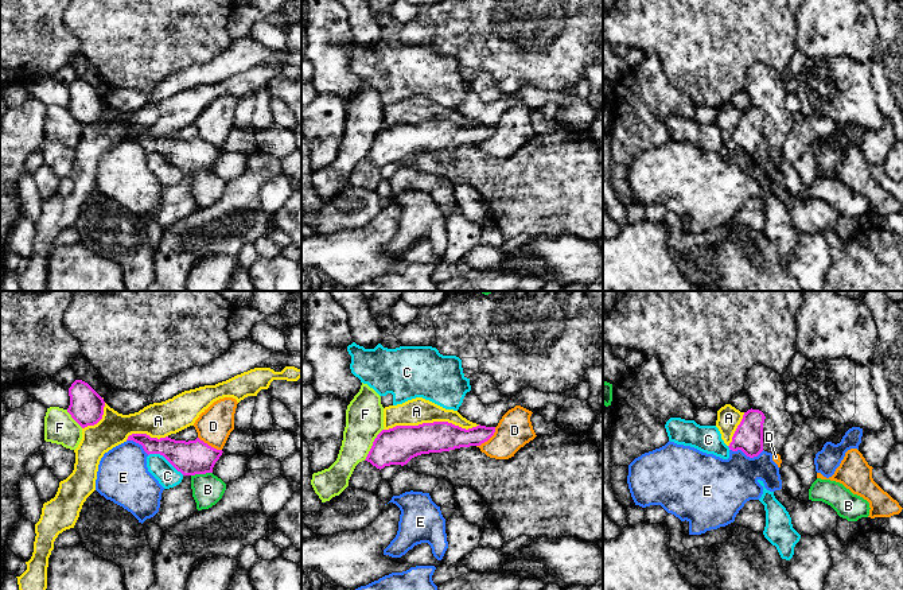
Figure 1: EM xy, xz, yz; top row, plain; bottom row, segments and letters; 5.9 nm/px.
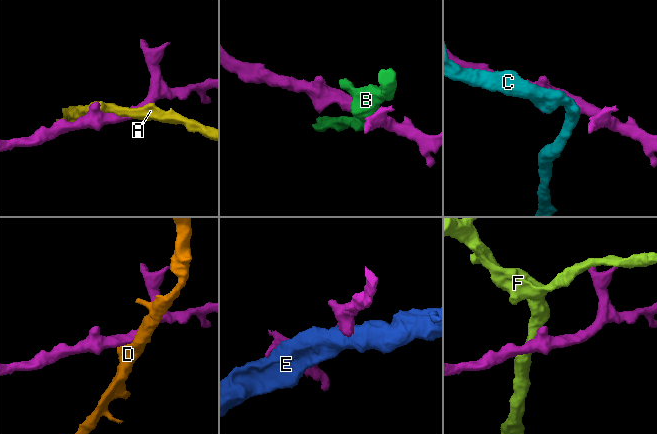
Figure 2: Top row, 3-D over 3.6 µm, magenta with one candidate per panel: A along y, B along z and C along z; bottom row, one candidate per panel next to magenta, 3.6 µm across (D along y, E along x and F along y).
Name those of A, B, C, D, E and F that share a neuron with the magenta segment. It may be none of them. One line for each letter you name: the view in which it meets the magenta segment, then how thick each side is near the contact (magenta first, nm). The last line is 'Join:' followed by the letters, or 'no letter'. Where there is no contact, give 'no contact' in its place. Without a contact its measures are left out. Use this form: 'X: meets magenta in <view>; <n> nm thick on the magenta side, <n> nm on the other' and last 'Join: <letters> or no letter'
Join: no letter

